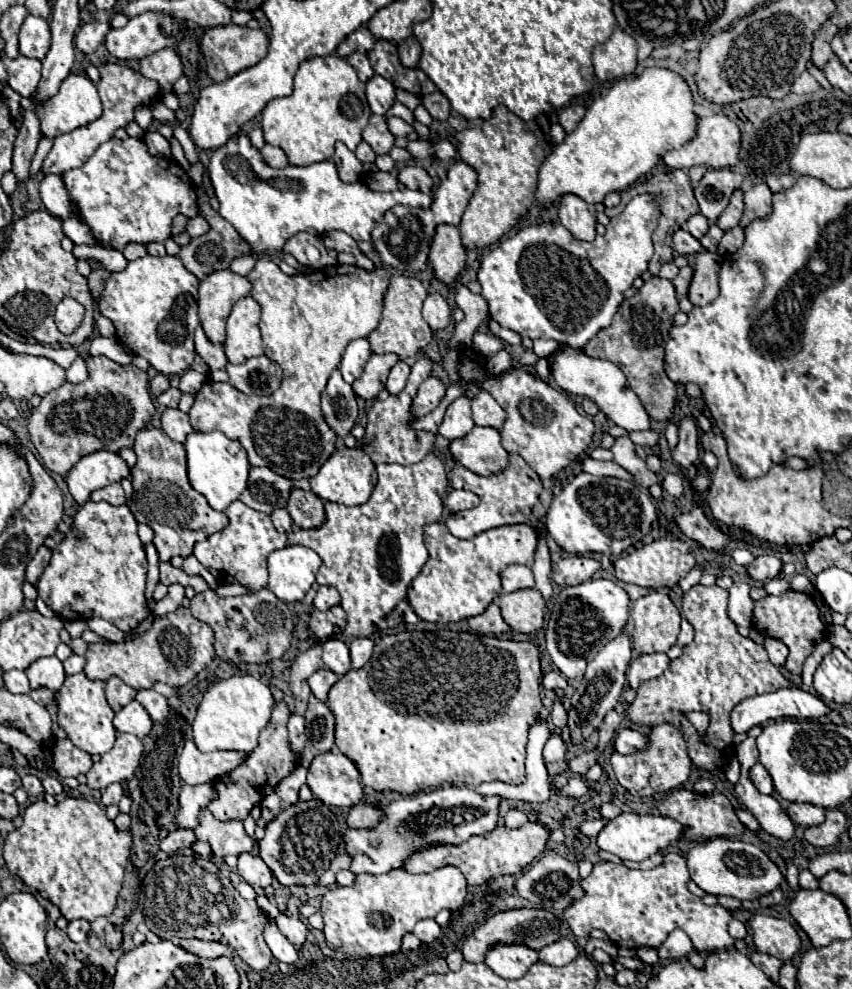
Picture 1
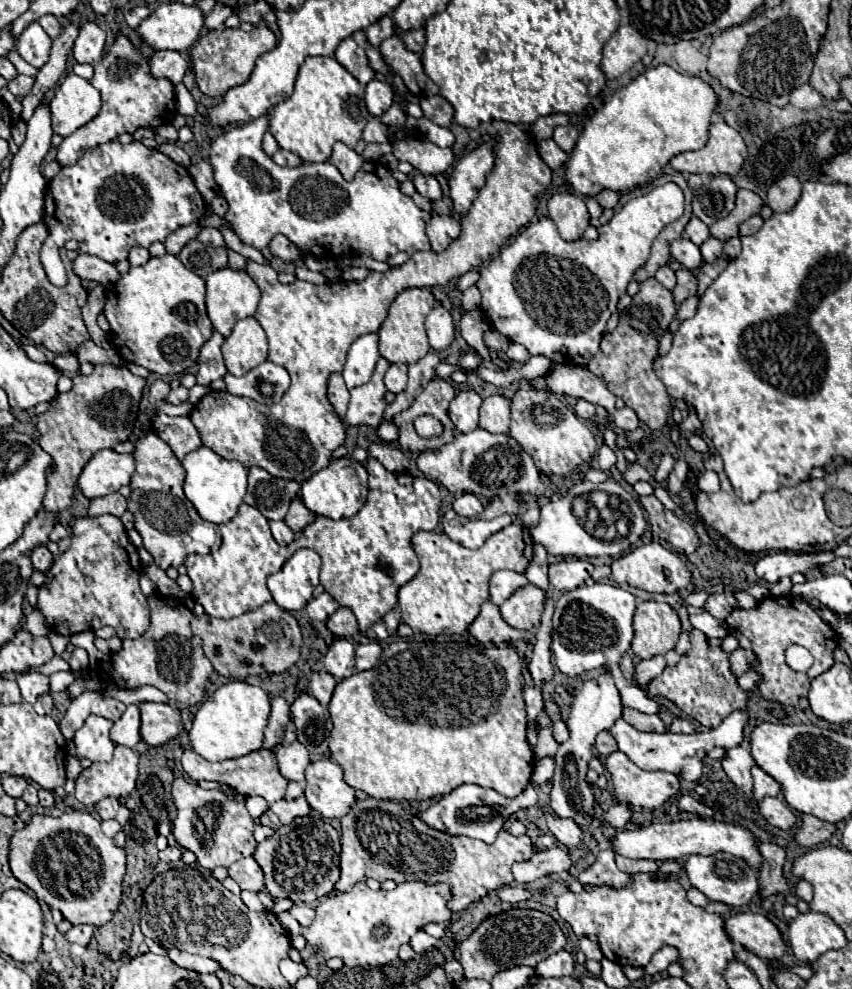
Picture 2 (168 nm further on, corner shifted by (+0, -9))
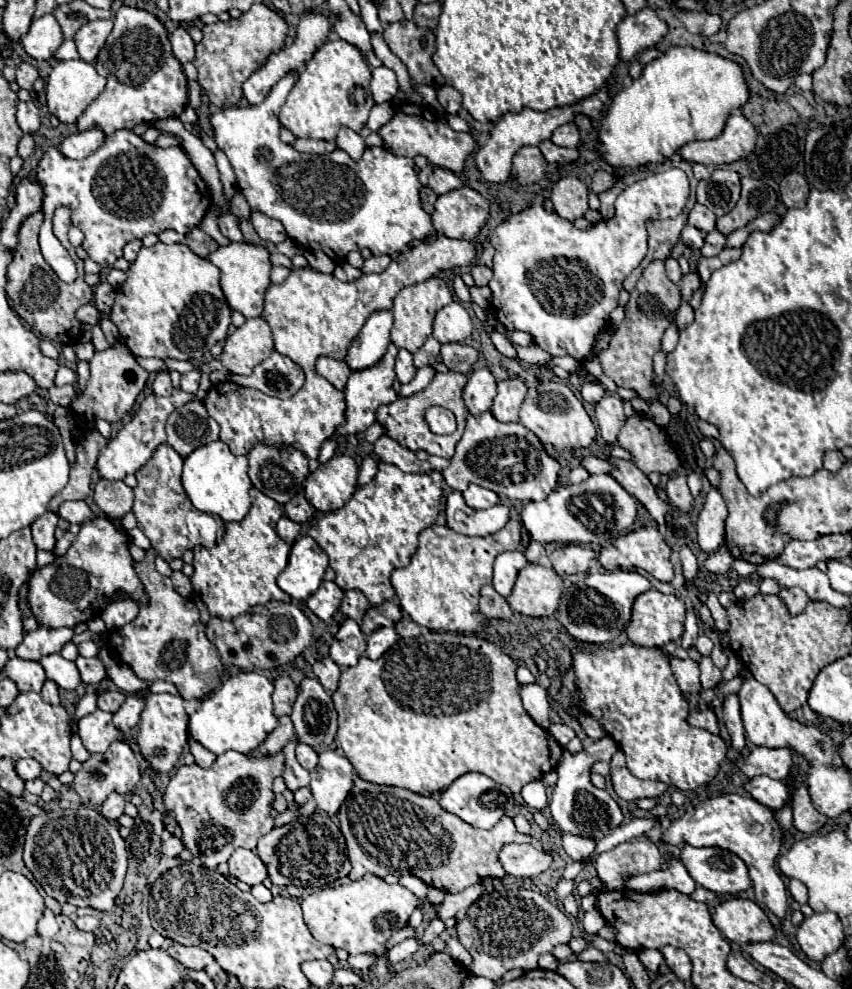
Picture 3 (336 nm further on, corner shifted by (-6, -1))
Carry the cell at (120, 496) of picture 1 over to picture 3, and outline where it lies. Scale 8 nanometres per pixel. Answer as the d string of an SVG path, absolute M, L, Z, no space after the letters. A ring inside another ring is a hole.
M101 478L95 484L93 500L109 518L123 518L127 512L131 512L135 496L125 482L109 482Z

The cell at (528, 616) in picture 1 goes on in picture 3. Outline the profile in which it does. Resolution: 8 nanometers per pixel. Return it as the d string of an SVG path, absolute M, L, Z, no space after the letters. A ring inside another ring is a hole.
M529 564L517 576L511 596L507 598L513 612L523 616L543 618L557 610L563 592L563 582L551 568Z

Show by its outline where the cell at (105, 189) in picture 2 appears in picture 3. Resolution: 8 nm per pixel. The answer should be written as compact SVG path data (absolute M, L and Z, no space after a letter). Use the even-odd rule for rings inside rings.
M131 130L113 132L97 152L83 160L65 158L57 148L49 148L35 176L43 184L45 222L39 240L43 242L43 252L49 250L53 212L59 206L67 206L73 226L85 234L83 248L89 258L109 268L123 256L123 246L135 238L159 234L167 228L187 234L199 226L211 204L207 184L181 146L159 148L157 144L147 144Z

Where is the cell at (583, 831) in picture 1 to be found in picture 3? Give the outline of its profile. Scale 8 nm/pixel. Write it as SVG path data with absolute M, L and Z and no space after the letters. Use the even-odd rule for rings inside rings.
M507 844L501 850L501 864L507 874L517 878L531 878L543 874L553 864L553 854L537 850L531 844Z

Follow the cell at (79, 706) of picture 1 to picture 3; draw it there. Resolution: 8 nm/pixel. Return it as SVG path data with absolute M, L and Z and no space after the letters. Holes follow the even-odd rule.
M95 710L93 714L81 718L77 734L89 752L107 752L109 746L121 736L111 722L111 714L103 710Z

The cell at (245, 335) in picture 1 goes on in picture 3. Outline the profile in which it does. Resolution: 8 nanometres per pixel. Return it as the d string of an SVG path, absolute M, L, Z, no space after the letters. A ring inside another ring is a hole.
M247 318L225 342L221 364L233 374L249 374L273 352L271 328L263 318Z

